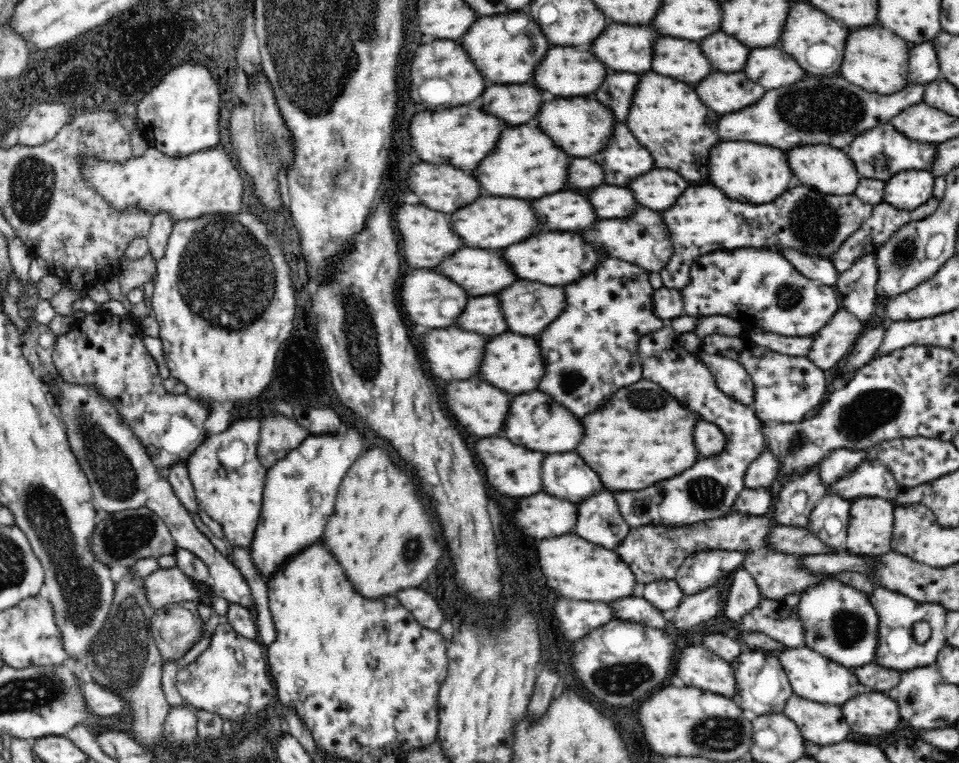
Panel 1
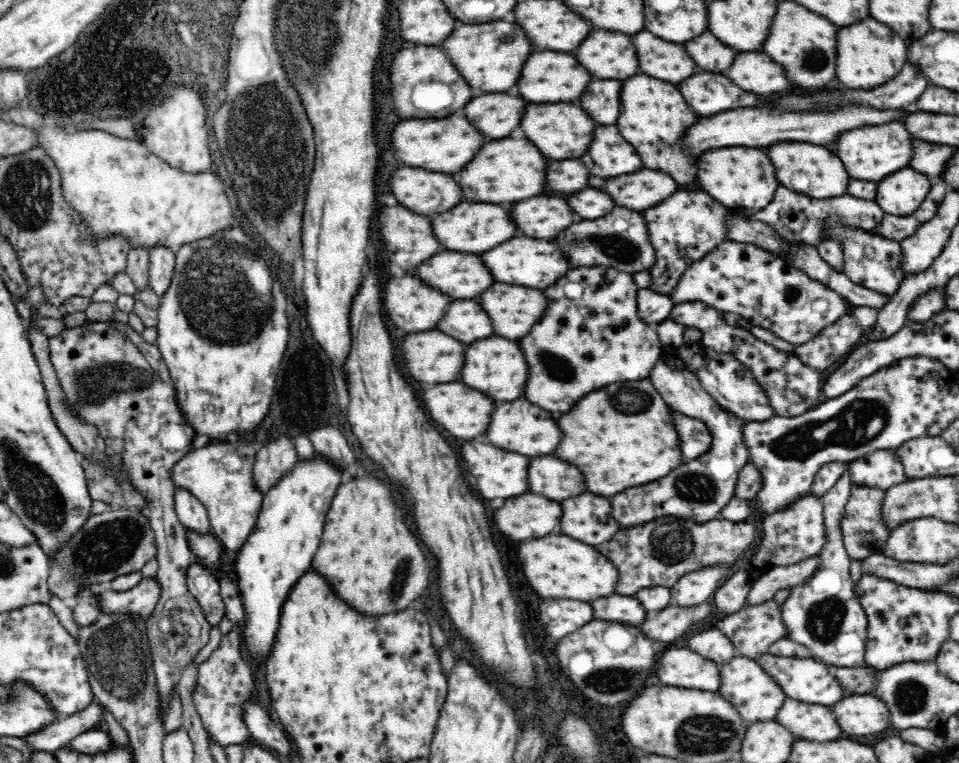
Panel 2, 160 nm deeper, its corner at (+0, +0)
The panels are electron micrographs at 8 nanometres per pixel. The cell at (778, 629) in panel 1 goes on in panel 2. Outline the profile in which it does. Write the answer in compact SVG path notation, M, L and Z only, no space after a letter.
M772 599L760 606L727 614L718 622L720 630L734 646L737 656L757 659L769 652L770 646L785 639L785 627L780 618L780 604Z

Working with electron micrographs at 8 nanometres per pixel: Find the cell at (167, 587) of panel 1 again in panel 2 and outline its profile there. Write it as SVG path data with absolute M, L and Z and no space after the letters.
M148 578L126 592L105 587L98 596L102 614L136 614L146 620L159 604L161 589L155 578Z

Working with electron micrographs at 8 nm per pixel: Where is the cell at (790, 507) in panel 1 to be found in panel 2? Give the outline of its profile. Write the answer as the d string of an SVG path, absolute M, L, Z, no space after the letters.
M812 493L800 498L785 509L768 515L759 523L759 537L751 554L744 555L739 569L748 574L752 582L774 568L796 566L811 556L819 556L826 544L826 525L823 504Z

